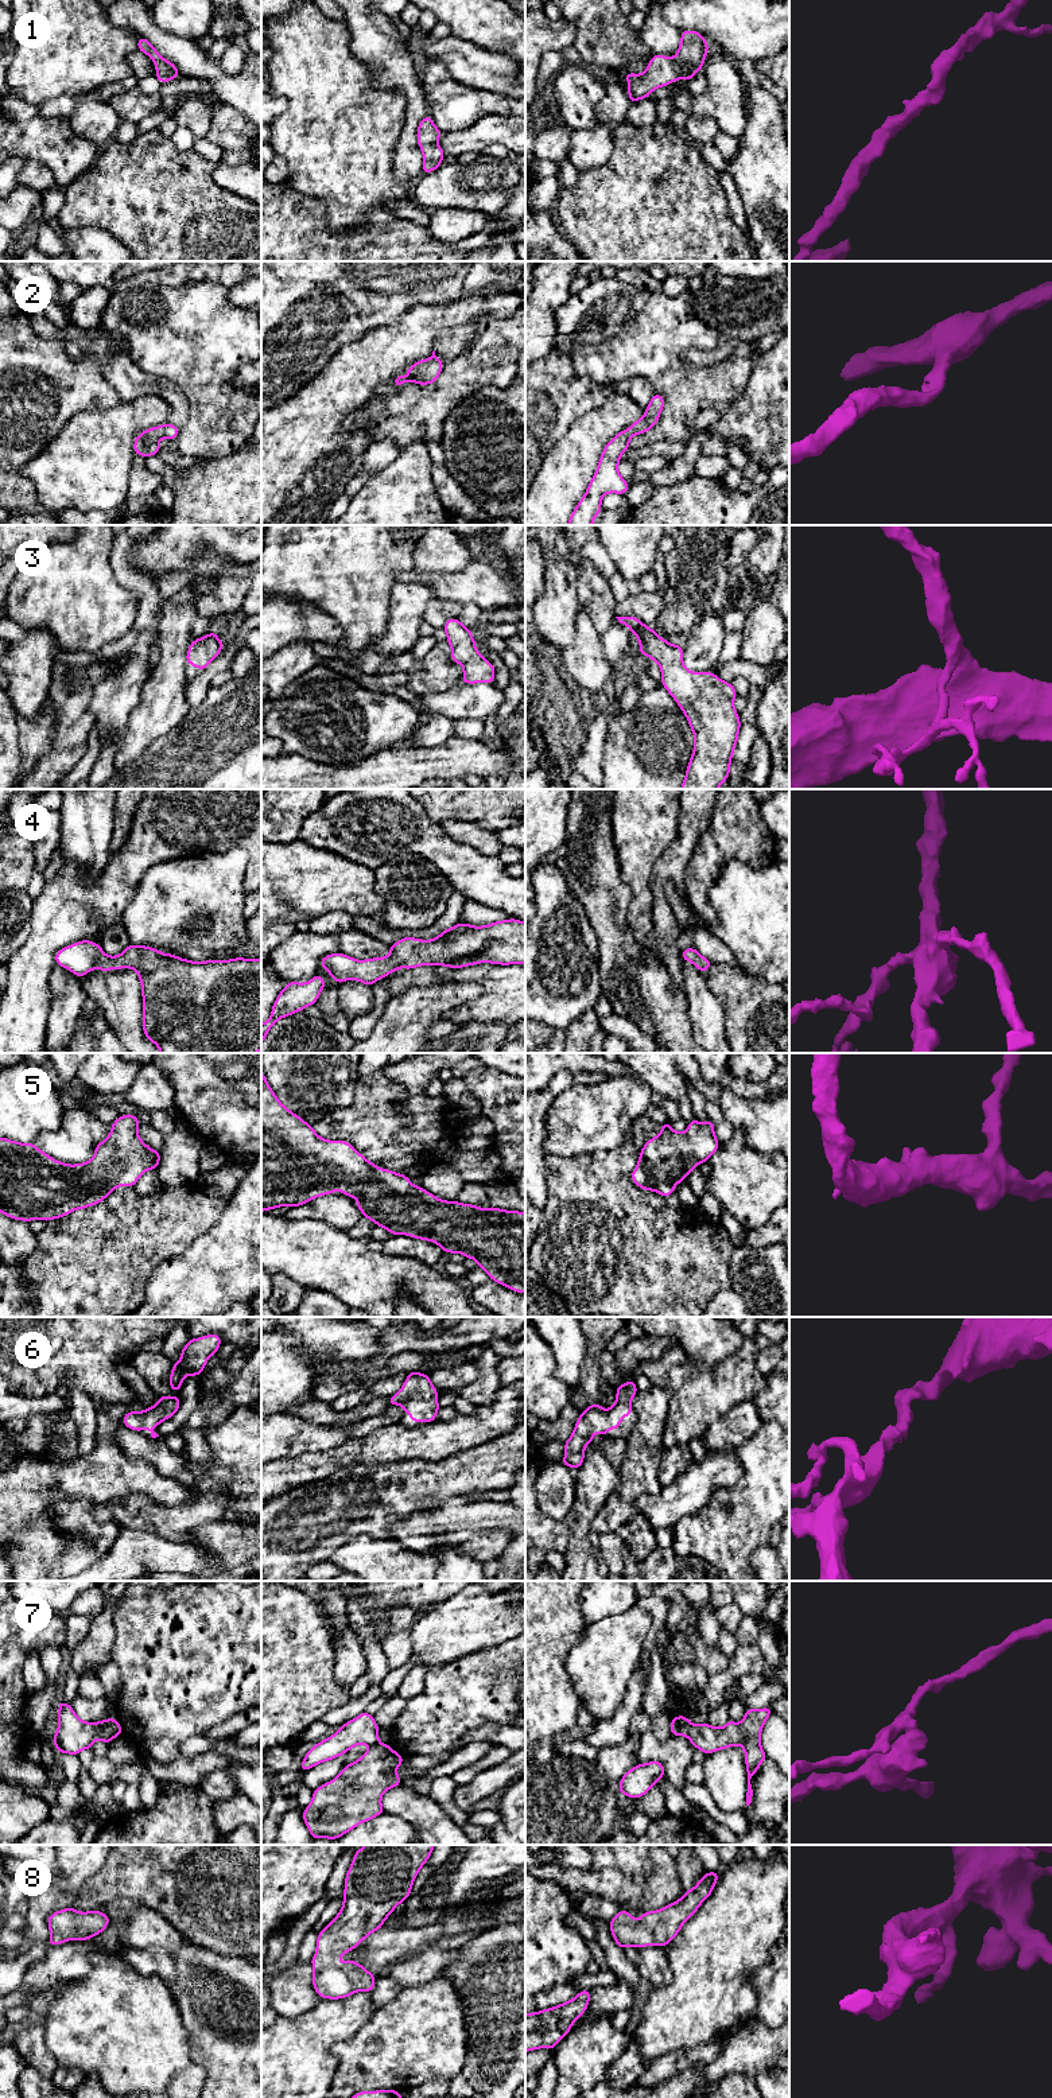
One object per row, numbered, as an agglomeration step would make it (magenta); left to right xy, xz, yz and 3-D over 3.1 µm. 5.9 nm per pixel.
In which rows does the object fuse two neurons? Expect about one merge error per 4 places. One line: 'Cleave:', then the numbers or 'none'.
Cleave: 7

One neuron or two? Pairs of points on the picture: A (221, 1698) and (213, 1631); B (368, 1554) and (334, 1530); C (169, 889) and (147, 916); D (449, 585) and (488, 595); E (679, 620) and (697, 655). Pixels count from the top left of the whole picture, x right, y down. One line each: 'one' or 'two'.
A: one
B: two
C: one
D: one
E: two

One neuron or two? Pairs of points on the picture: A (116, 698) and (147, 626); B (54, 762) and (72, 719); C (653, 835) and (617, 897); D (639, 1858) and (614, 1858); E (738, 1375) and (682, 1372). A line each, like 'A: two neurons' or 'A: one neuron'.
A: one neuron
B: one neuron
C: two neurons
D: one neuron
E: one neuron

